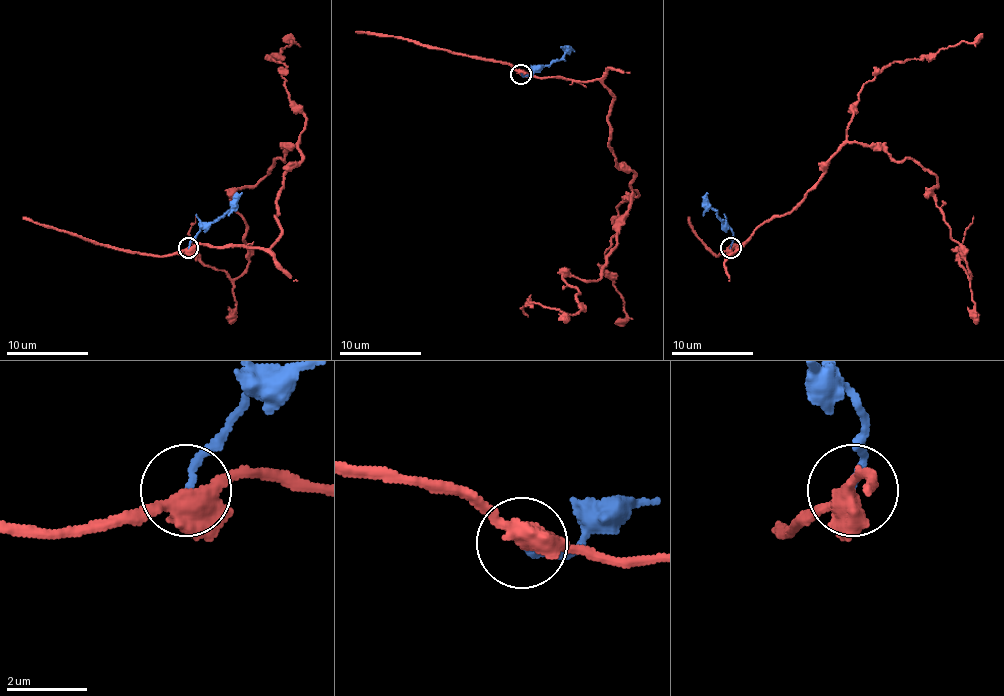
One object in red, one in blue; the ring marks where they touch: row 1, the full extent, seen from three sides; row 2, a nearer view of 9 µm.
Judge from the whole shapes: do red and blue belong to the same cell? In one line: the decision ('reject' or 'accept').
reject

